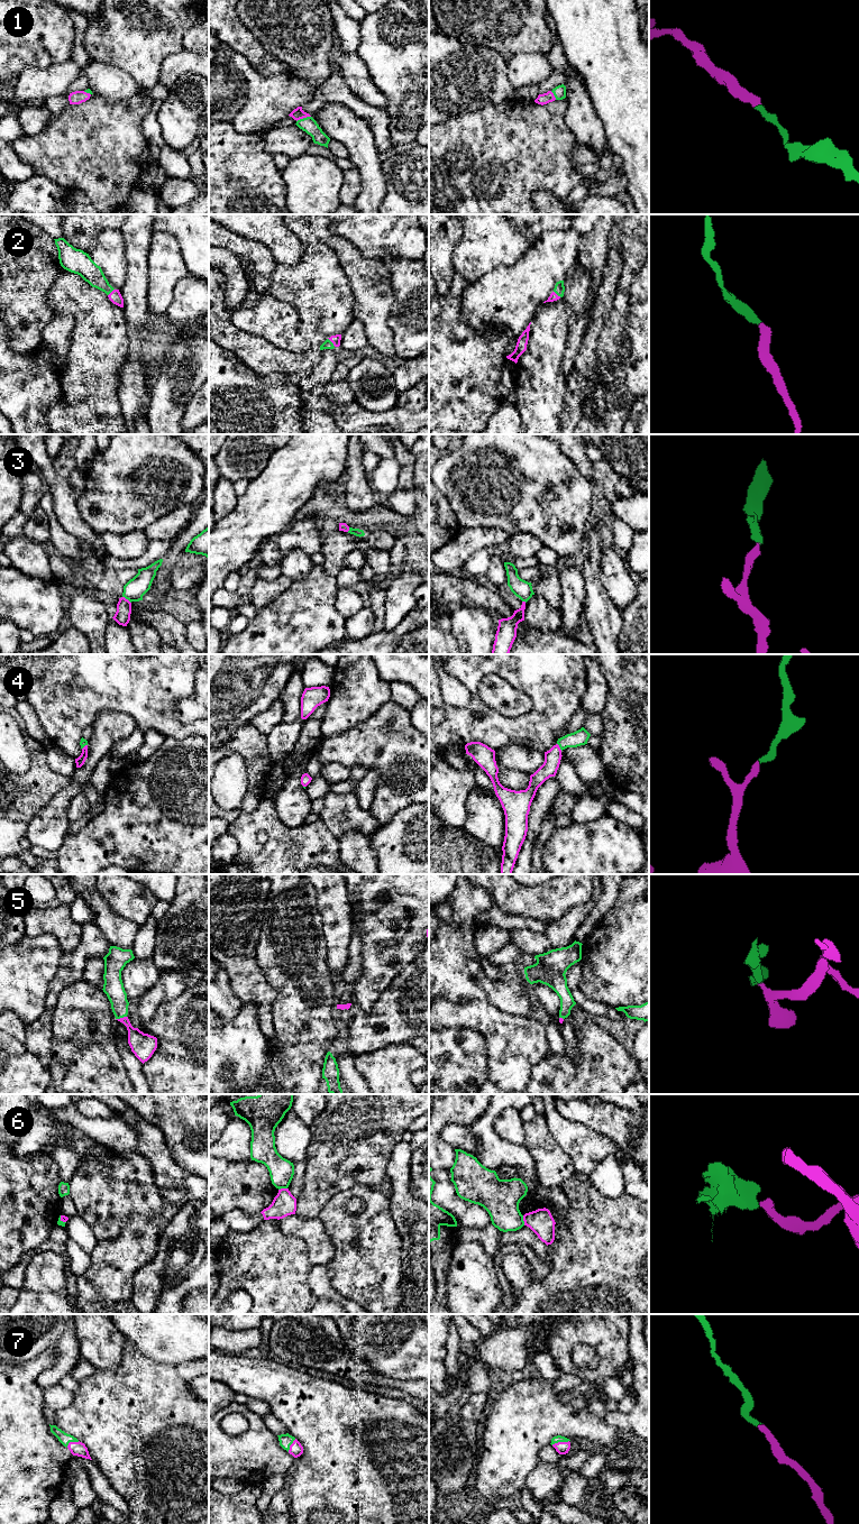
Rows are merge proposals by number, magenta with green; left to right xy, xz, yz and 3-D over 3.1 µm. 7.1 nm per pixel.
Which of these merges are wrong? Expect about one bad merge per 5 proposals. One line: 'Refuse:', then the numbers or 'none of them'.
Refuse: 6

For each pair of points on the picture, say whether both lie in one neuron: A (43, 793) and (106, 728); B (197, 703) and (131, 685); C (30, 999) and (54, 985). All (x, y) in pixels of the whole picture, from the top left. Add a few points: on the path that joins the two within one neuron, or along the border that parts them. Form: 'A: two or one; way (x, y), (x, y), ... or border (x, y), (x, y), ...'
A: two; border (71, 776), (71, 782), (60, 791), (56, 798)
B: two; border (195, 675), (194, 691), (175, 708), (184, 724)
C: two; border (58, 964), (42, 1015)

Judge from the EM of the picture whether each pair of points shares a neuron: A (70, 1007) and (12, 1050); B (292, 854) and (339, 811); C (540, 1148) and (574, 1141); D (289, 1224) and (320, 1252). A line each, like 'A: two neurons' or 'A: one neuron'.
A: two neurons
B: two neurons
C: two neurons
D: one neuron

